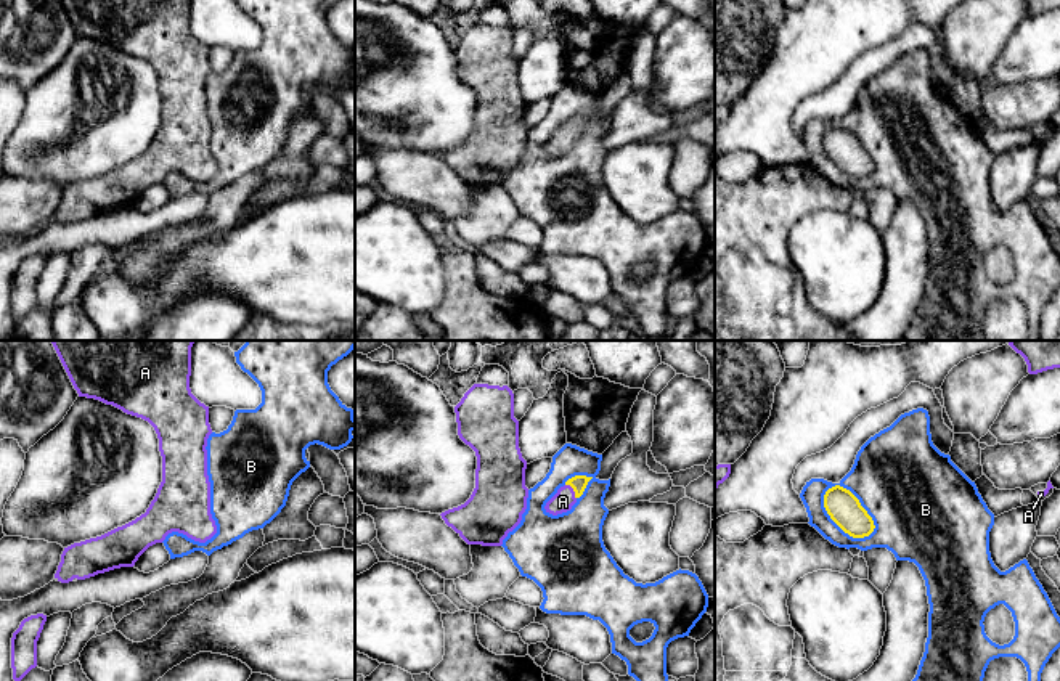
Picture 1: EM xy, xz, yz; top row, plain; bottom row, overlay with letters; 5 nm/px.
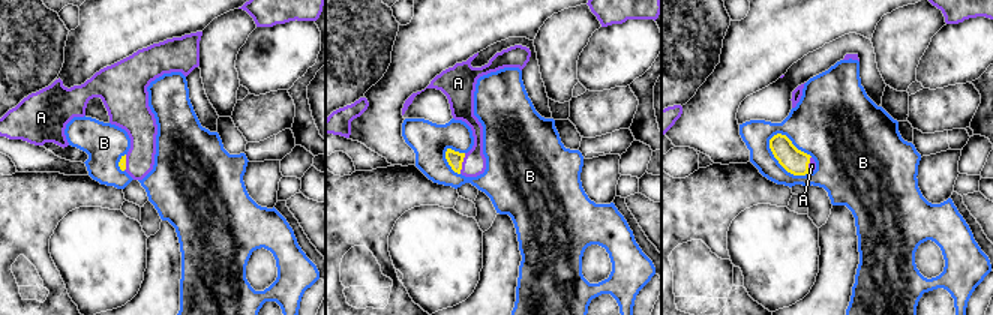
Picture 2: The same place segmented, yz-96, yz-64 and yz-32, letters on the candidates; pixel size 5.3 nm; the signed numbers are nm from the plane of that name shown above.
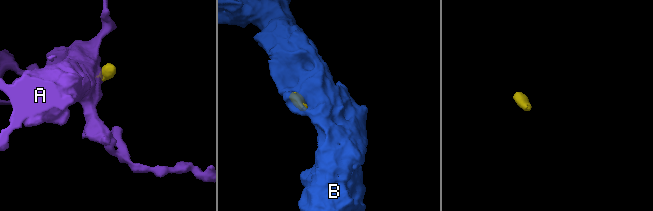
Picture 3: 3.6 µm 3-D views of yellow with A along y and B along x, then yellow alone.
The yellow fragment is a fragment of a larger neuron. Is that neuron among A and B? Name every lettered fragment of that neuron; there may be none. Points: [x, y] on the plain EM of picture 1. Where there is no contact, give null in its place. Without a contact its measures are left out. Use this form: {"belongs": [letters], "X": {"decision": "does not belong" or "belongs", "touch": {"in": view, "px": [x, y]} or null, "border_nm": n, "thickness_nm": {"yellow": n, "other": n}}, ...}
{"belongs": ["A"], "A": {"decision": "belongs", "touch": {"in": "xz", "px": [574, 130]}, "border_nm": 90, "thickness_nm": {"yellow": 80, "other": 110}}, "B": {"decision": "does not belong", "touch": {"in": "yz", "px": [856, 138]}, "border_nm": 320, "thickness_nm": {"yellow": 160, "other": 480}}}

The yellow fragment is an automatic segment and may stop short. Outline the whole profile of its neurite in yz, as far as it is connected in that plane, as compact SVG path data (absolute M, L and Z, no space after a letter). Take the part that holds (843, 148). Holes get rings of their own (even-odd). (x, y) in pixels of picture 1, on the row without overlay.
M835 125L824 135L824 148L830 159L850 177L869 177L875 165L859 140L846 128Z

